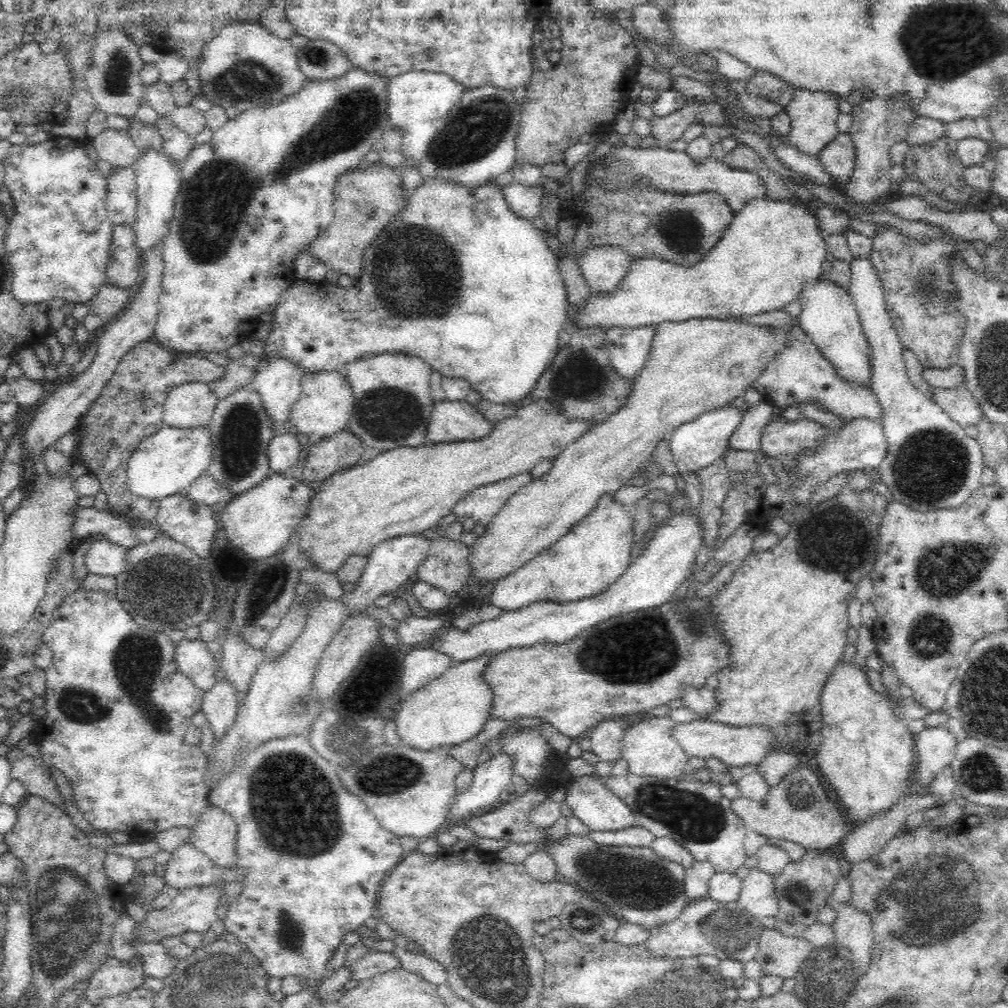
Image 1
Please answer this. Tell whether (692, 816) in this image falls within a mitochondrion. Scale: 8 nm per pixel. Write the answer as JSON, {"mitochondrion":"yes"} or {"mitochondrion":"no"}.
{"mitochondrion":"yes"}

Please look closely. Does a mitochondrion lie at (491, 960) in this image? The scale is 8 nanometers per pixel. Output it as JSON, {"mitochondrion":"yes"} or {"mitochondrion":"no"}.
{"mitochondrion":"yes"}

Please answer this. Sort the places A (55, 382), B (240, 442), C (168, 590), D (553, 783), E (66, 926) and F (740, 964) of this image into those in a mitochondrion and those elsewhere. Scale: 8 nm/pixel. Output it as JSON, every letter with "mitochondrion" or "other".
{"A":"other","B":"mitochondrion","C":"mitochondrion","D":"other","E":"mitochondrion","F":"other"}

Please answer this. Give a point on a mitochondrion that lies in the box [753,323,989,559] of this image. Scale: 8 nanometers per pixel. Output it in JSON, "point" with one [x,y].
{"point":[932,465]}

